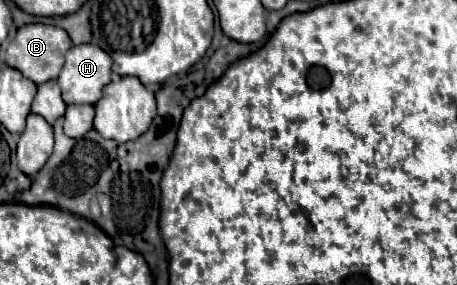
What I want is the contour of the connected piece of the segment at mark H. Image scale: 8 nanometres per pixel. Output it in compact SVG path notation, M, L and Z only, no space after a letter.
M93 43L73 45L65 55L65 65L57 81L63 91L63 101L67 101L67 105L77 103L93 105L101 97L101 89L111 81L111 57L103 49L99 49L99 45Z

